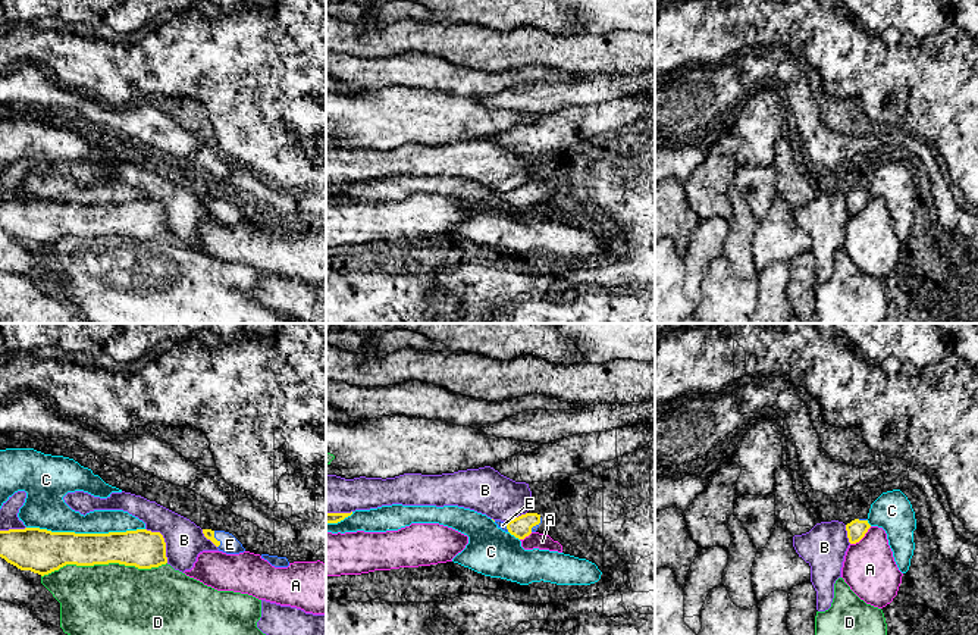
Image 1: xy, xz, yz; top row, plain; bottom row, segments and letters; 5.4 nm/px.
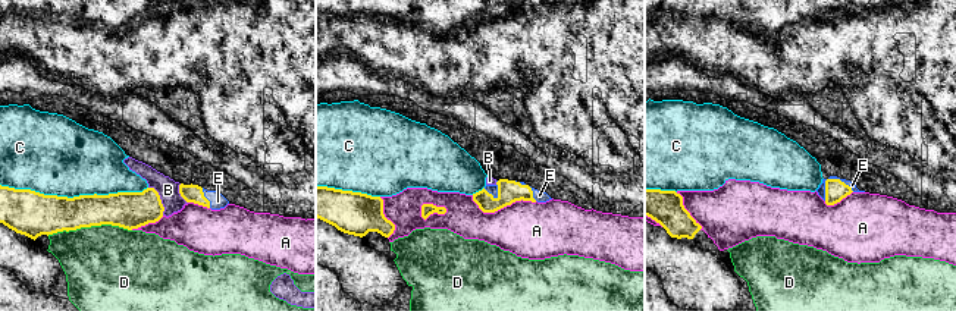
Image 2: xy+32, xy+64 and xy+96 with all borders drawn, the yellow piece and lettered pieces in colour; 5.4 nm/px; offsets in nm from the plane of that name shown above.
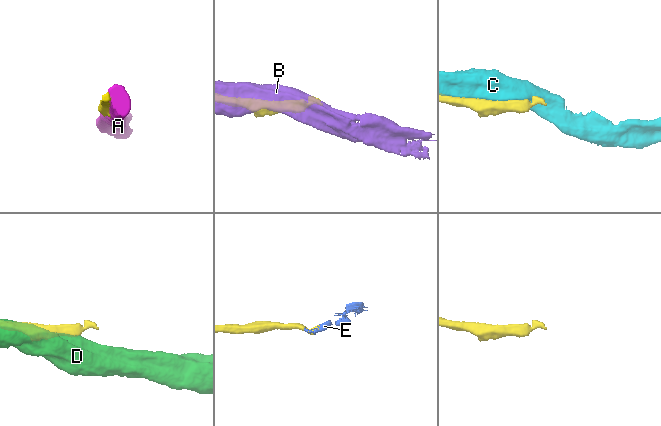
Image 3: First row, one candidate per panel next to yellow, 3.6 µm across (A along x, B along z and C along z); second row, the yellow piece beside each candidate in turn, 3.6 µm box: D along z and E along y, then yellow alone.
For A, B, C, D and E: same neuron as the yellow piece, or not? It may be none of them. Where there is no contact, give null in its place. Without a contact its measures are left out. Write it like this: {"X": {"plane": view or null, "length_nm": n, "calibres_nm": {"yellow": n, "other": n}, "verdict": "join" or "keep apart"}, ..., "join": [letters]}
{"A": {"plane": "yz", "length_nm": 160, "calibres_nm": {"yellow": 110, "other": 280}, "verdict": "keep apart"}, "B": {"plane": "xy", "length_nm": 220, "calibres_nm": {"yellow": 220, "other": 220}, "verdict": "keep apart"}, "C": {"plane": "xy", "length_nm": 650, "calibres_nm": {"yellow": 240, "other": 200}, "verdict": "keep apart"}, "D": {"plane": "xy", "length_nm": 700, "calibres_nm": {"yellow": 220, "other": 480}, "verdict": "keep apart"}, "E": {"plane": "xy", "length_nm": 100, "calibres_nm": {"yellow": 60, "other": 100}, "verdict": "join"}, "join": ["E"]}

